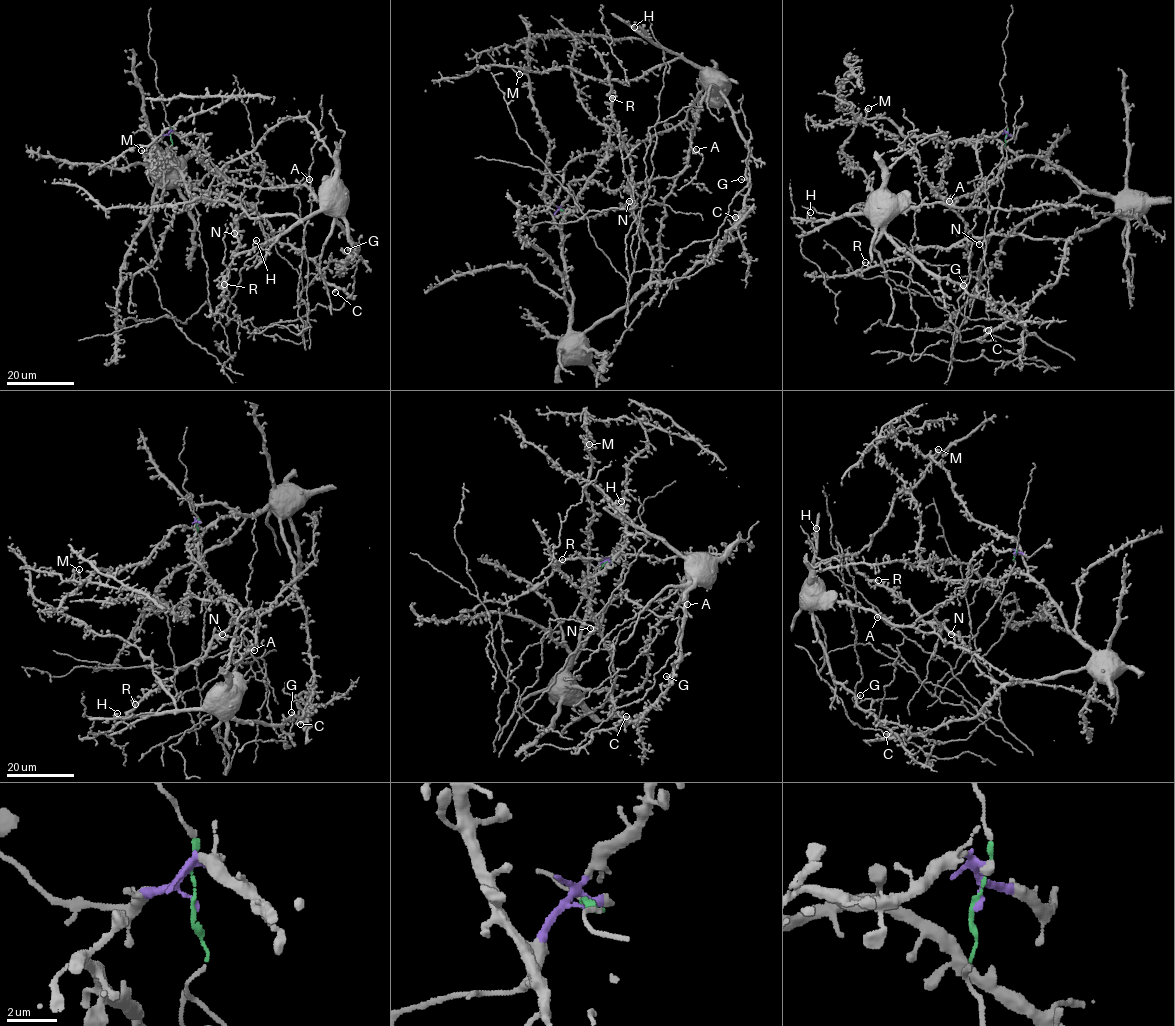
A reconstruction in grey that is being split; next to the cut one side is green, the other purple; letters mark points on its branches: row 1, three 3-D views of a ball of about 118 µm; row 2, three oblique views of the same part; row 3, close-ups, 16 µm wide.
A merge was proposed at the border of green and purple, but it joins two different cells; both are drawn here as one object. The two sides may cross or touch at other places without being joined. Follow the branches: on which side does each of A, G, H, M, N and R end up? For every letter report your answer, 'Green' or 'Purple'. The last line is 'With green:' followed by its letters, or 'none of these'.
A: Purple
G: Purple
H: Purple
M: Green
N: Green
R: Green
With green: M, N, R

